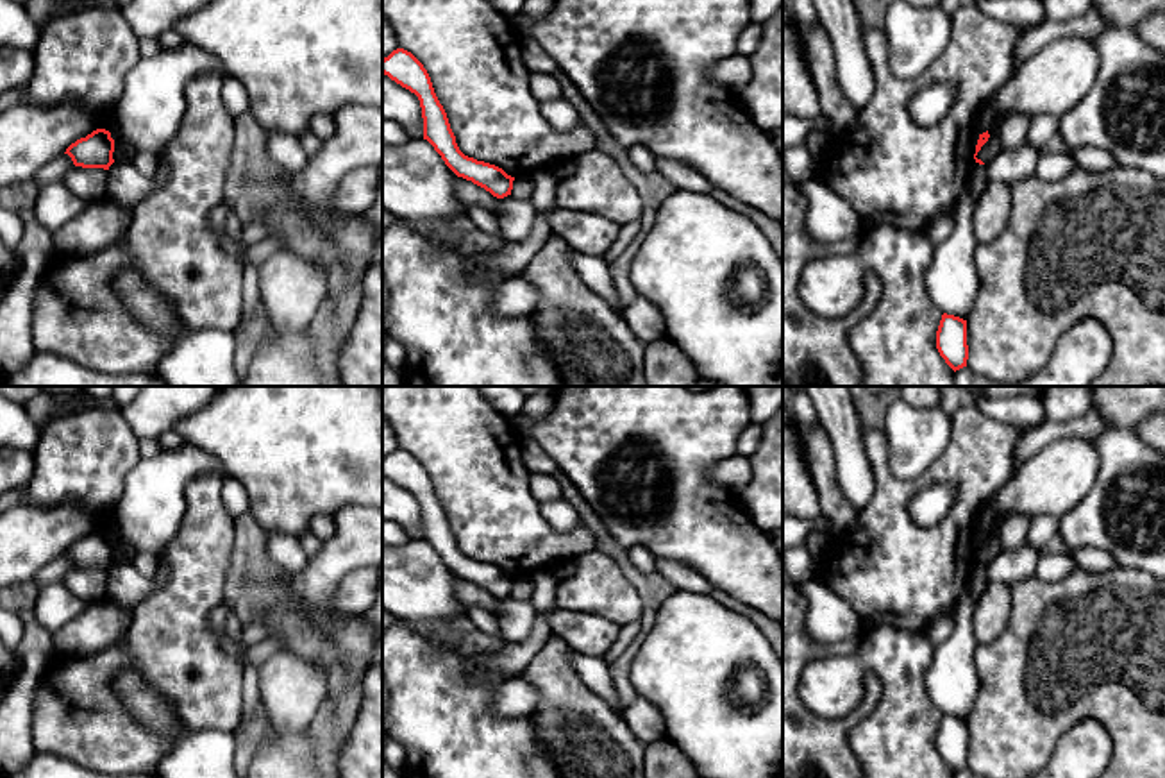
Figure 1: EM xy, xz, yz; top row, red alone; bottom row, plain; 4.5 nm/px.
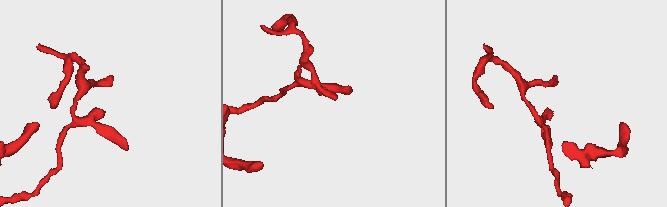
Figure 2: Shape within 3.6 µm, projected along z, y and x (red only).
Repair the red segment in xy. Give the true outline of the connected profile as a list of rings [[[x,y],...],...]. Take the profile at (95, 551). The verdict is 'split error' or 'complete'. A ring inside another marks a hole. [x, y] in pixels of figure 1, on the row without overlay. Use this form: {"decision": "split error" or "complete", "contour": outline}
{"decision": "complete", "contour": [[[96,529],[86,538],[77,540],[71,544],[64,554],[68,554],[75,567],[82,569],[104,569],[114,563],[114,540],[111,533],[105,529]]]}

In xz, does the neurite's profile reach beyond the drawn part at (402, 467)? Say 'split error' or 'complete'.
complete

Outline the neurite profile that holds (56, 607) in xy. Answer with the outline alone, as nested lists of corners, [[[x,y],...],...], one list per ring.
[[[55,581],[39,588],[32,613],[41,628],[55,633],[88,606],[89,603],[75,597],[63,581]]]

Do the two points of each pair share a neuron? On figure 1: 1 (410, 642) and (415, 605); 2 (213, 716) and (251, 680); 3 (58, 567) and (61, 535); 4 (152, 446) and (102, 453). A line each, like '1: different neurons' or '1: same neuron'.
1: different neurons
2: different neurons
3: different neurons
4: different neurons

